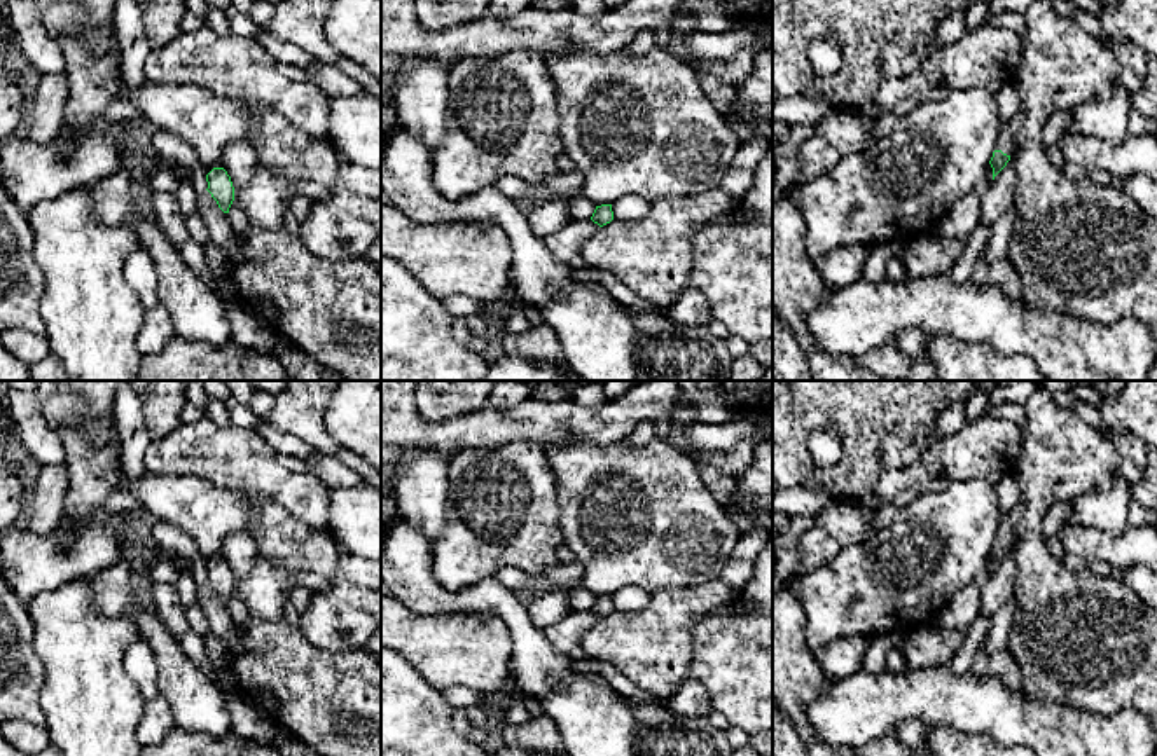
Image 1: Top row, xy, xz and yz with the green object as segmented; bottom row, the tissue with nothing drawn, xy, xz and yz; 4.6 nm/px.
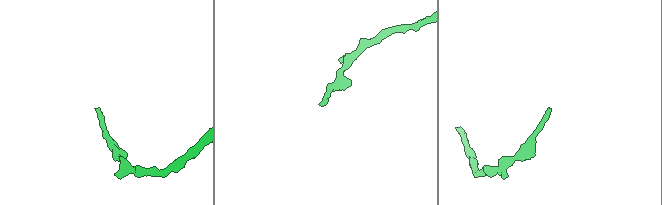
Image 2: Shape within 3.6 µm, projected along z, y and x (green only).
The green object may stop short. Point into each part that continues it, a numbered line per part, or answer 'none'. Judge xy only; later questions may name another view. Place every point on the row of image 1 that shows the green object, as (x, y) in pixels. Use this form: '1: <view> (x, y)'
none

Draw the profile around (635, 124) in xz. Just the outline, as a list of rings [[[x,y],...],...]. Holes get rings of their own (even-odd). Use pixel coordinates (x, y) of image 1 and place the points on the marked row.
[[[627,45],[608,54],[563,49],[549,54],[545,61],[558,93],[563,148],[584,176],[584,197],[596,206],[612,204],[622,196],[640,196],[654,203],[720,187],[741,143],[687,63],[659,45],[643,54],[629,52]]]

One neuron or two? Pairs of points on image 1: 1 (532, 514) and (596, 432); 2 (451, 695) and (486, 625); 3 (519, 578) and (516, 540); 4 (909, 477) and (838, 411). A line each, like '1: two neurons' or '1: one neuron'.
1: two neurons
2: two neurons
3: two neurons
4: two neurons

